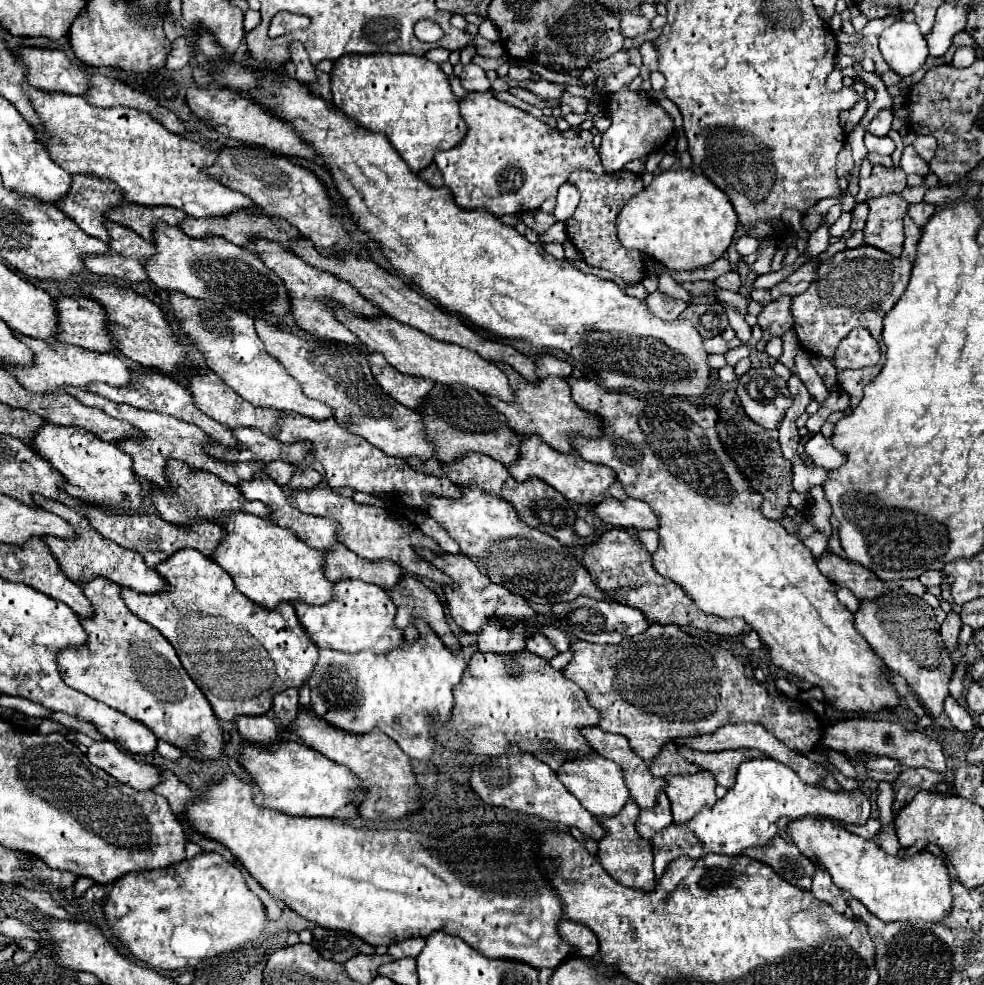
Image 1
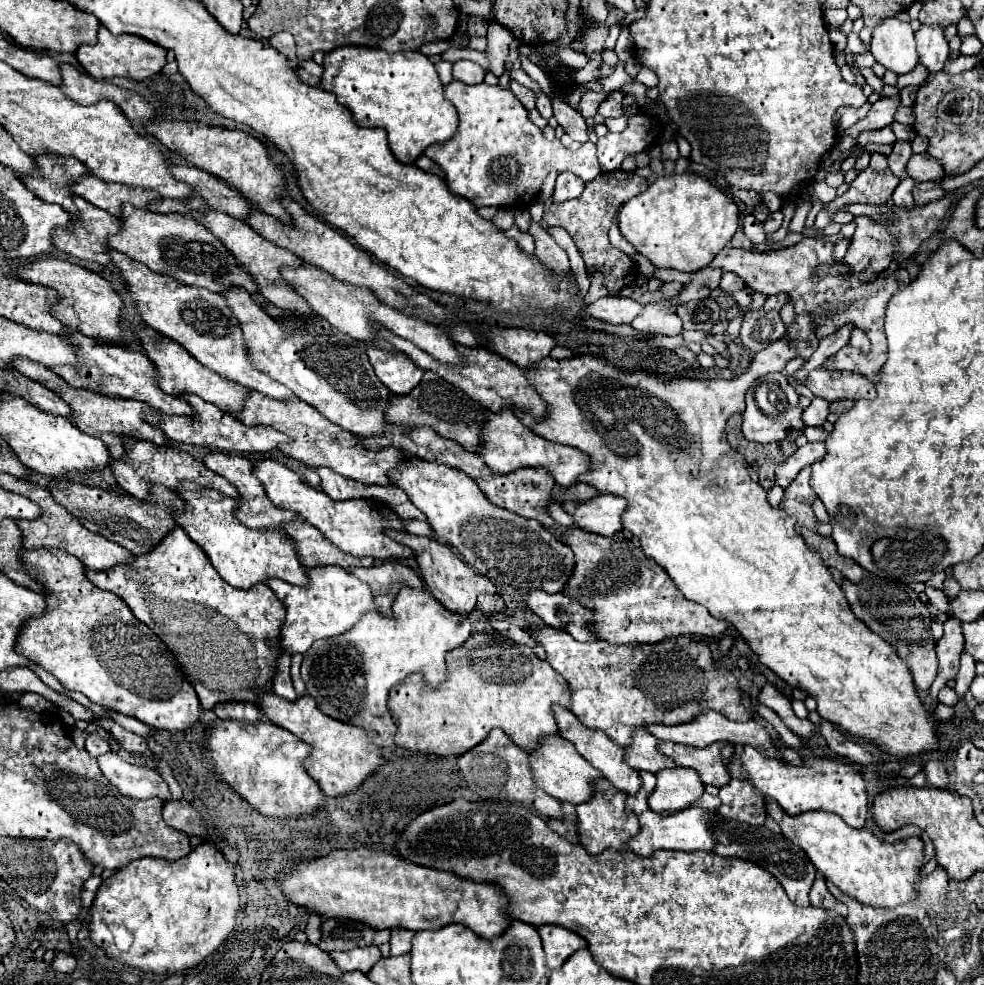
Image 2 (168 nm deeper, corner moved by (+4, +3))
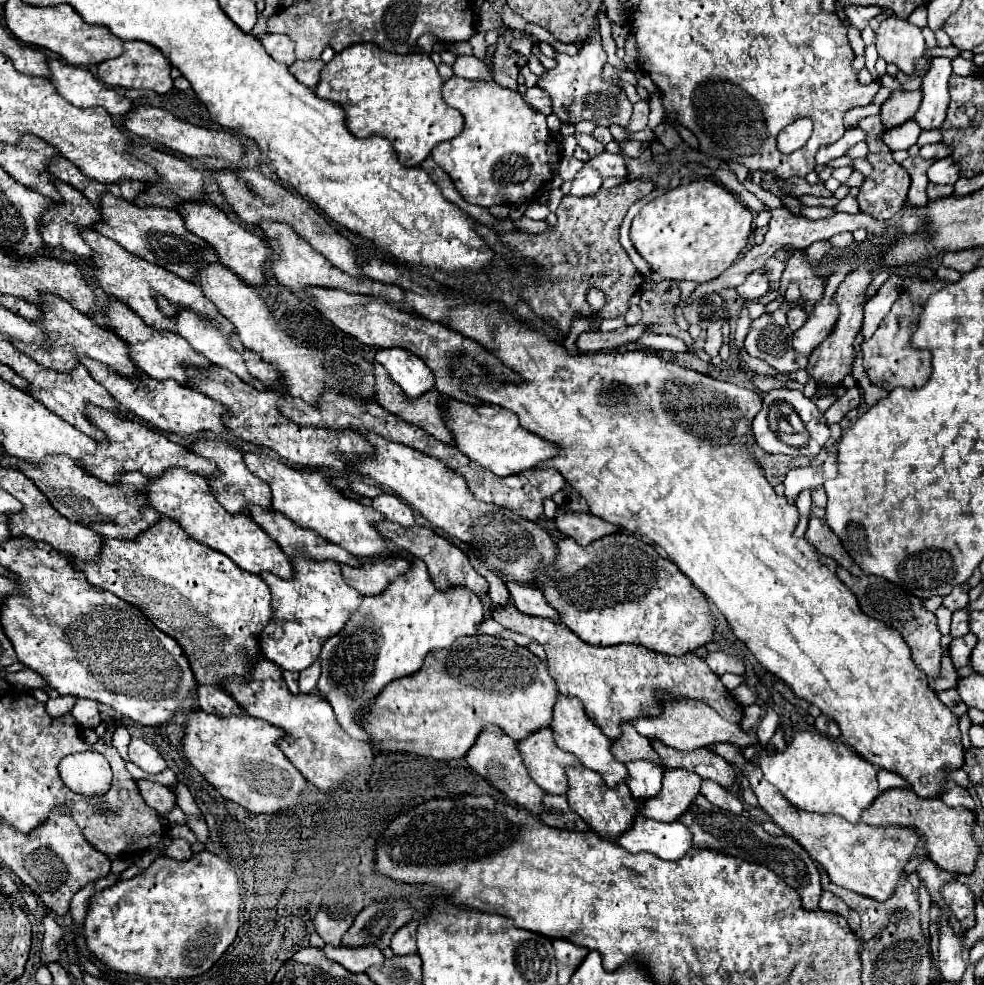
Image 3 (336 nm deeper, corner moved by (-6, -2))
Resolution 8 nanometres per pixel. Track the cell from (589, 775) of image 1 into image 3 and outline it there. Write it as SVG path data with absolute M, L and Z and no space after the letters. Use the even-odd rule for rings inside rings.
M542 728L528 736L526 740L522 740L522 744L518 744L518 750L524 758L530 776L542 790L546 790L548 794L566 796L568 792L566 768L582 764L574 754L564 752L556 746L550 728L546 730Z

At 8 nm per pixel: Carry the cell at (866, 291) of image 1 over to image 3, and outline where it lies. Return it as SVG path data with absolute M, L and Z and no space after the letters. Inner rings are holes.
M902 292L900 298L892 304L892 310L888 316L880 322L878 330L870 338L870 356L864 356L864 370L874 386L880 386L884 390L894 390L898 386L914 390L922 386L930 376L930 352L926 350L910 350L908 340L910 332L914 332L914 322L918 318L918 312L922 308L916 306L908 292Z

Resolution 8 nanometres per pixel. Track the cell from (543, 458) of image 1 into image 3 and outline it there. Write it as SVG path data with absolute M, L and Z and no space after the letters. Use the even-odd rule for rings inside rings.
M448 400L446 408L452 412L450 428L454 428L456 434L456 448L462 450L480 466L494 472L496 476L512 476L530 470L536 464L550 460L560 452L556 444L540 438L538 434L524 430L518 422L518 416L502 406L492 406L492 404L472 406L466 402Z

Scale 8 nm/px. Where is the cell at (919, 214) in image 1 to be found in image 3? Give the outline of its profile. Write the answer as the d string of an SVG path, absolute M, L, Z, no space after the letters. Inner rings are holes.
M928 184L928 200L934 202L934 200L940 200L940 198L946 198L954 192L952 186L938 186L938 184Z

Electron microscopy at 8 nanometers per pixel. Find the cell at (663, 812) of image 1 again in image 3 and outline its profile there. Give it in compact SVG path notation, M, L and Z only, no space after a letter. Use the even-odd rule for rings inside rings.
M636 760L634 764L626 764L630 772L630 780L626 780L628 786L632 786L632 794L636 800L648 800L654 798L662 788L662 774L664 768L658 768L656 764Z

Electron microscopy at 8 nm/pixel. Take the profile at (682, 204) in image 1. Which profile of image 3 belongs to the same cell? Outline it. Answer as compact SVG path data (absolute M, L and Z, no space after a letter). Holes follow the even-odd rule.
M702 178L702 180L694 180L686 186L672 188L666 194L650 200L638 212L638 216L632 220L630 240L632 240L634 248L638 250L638 254L660 276L670 278L670 280L692 280L696 284L702 284L702 282L708 282L708 280L720 276L730 264L734 264L738 254L748 244L750 232L752 232L750 210L744 208L740 202L736 202L736 198L726 188L722 188L720 184L716 184L710 178Z

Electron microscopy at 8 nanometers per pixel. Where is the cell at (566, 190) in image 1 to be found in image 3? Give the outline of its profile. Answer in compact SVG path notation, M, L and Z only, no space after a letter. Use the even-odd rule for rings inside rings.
M582 168L576 178L572 180L572 190L570 194L572 196L590 196L594 192L598 192L602 186L602 178L598 176L598 172L594 172L594 168Z

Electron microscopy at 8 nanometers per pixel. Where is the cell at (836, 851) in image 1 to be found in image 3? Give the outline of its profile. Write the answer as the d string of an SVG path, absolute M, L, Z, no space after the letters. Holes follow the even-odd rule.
M714 744L710 746L712 752L718 752L726 762L740 768L740 772L750 780L750 786L758 798L760 808L798 844L822 864L828 872L830 880L836 886L848 888L856 894L868 896L872 900L884 902L894 896L900 878L904 876L904 866L908 864L914 848L920 842L920 836L902 826L868 826L868 824L850 824L840 816L814 816L808 812L798 812L768 780L764 780L762 770L748 762L742 756L742 750L732 744Z

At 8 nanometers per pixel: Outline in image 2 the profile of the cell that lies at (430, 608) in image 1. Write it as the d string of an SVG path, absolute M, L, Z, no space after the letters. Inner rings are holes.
M394 561L380 563L374 567L368 567L368 569L352 567L352 569L348 569L348 573L358 577L360 581L364 581L370 587L376 609L382 615L392 615L392 601L400 587L404 587L404 585L416 587L416 589L422 587L422 579L416 575L414 569L410 569L408 565L402 565L402 563L394 563Z

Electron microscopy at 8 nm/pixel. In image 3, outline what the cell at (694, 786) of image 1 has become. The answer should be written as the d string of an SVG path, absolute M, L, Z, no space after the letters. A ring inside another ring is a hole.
M664 770L664 784L658 796L650 798L642 806L642 814L658 822L678 820L700 794L702 780L694 772Z

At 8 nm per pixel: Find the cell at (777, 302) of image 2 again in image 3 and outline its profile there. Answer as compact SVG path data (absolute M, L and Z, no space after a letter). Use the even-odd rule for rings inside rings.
M794 306L794 308L790 308L788 312L786 312L786 316L788 316L788 324L790 324L790 328L796 332L804 322L806 322L806 312L804 310L800 310L798 306Z

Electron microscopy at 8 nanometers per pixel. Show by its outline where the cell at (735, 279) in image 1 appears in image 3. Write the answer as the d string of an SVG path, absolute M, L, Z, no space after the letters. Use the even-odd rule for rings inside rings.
M760 268L758 272L752 272L744 284L740 284L736 288L738 296L744 298L744 300L756 300L756 298L762 298L766 292L768 292L768 276L764 274L764 268Z

